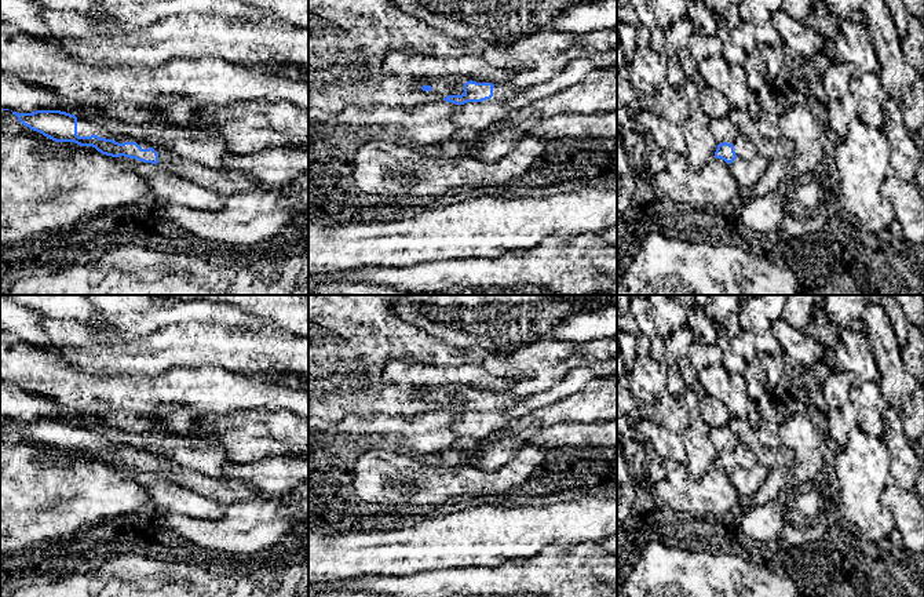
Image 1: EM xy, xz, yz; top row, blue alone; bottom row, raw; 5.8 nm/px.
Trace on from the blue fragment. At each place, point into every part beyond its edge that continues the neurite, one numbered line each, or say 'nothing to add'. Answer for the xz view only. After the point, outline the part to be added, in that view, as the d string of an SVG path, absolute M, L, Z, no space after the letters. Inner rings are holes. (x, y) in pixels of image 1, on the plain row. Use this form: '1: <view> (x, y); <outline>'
1: xz (478, 425); M512 393L494 394L493 405L482 411L460 414L452 423L456 437L486 438L498 430L510 427L512 418L507 414L518 398Z

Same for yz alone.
1: yz (744, 457); M742 443L737 444L737 447L733 451L733 455L734 455L734 461L737 466L744 467L744 469L752 469L759 463L752 449L749 449Z

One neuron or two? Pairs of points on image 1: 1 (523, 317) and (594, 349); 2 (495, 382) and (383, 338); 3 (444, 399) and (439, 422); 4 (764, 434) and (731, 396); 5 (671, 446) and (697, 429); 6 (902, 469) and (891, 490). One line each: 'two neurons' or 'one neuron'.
1: two neurons
2: two neurons
3: two neurons
4: two neurons
5: two neurons
6: two neurons

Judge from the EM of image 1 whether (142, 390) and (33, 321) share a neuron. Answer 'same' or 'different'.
different

